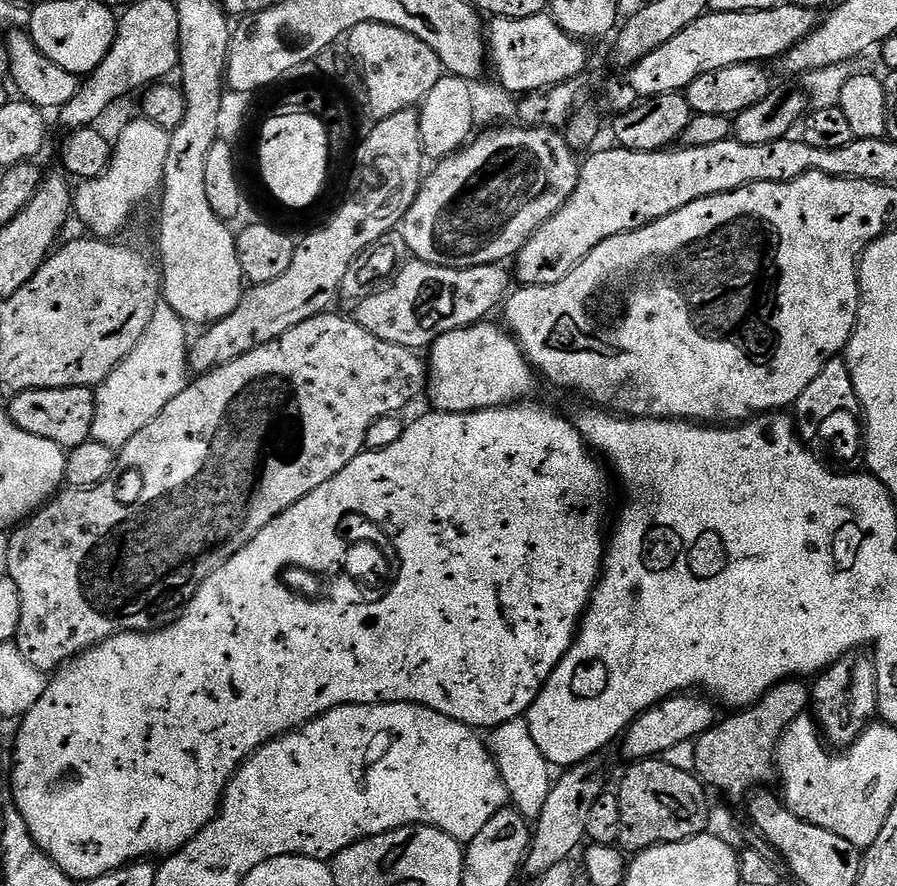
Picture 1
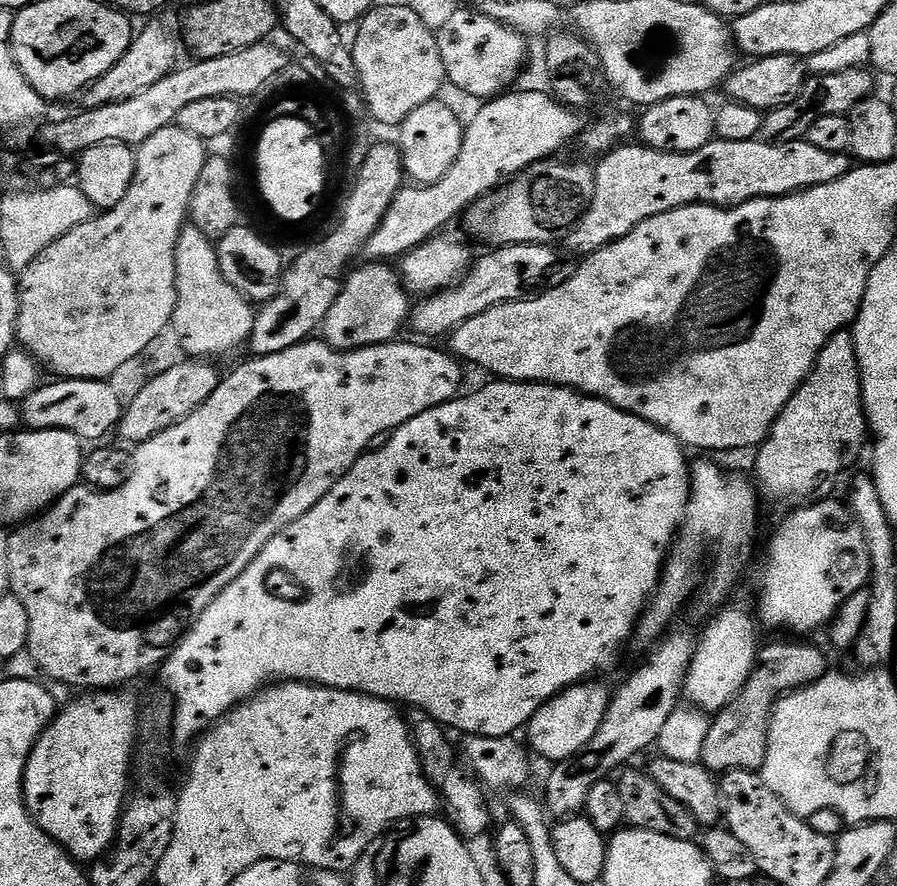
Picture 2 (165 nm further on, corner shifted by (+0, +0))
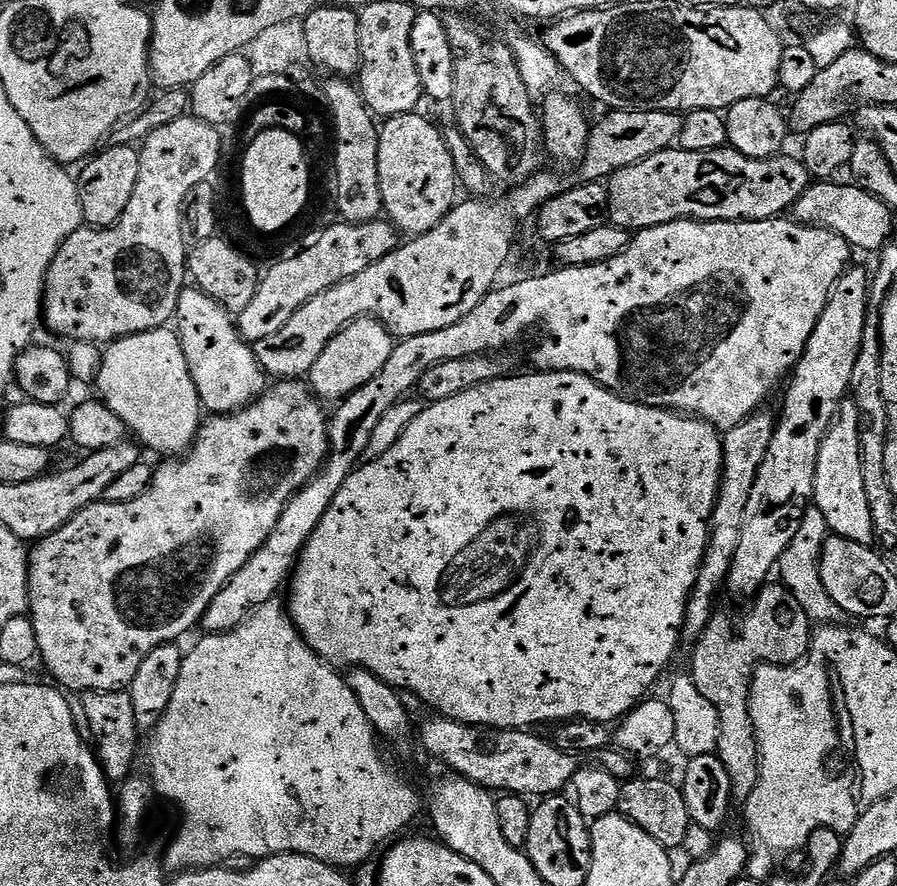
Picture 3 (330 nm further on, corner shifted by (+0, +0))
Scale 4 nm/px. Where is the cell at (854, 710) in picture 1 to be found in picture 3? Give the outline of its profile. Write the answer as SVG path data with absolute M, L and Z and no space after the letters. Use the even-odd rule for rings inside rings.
M850 402L840 406L840 412L828 428L818 450L818 466L814 470L814 506L822 512L829 533L869 546L876 544L874 518L870 518L870 502L866 502L866 485L862 482L862 446L858 442L860 415Z

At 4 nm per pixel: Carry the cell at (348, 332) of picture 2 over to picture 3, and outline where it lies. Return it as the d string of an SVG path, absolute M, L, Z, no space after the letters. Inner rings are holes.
M365 318L356 320L352 324L347 324L322 350L318 362L309 370L306 383L313 393L321 401L339 402L346 399L354 390L366 386L382 366L390 359L394 337L381 320Z

